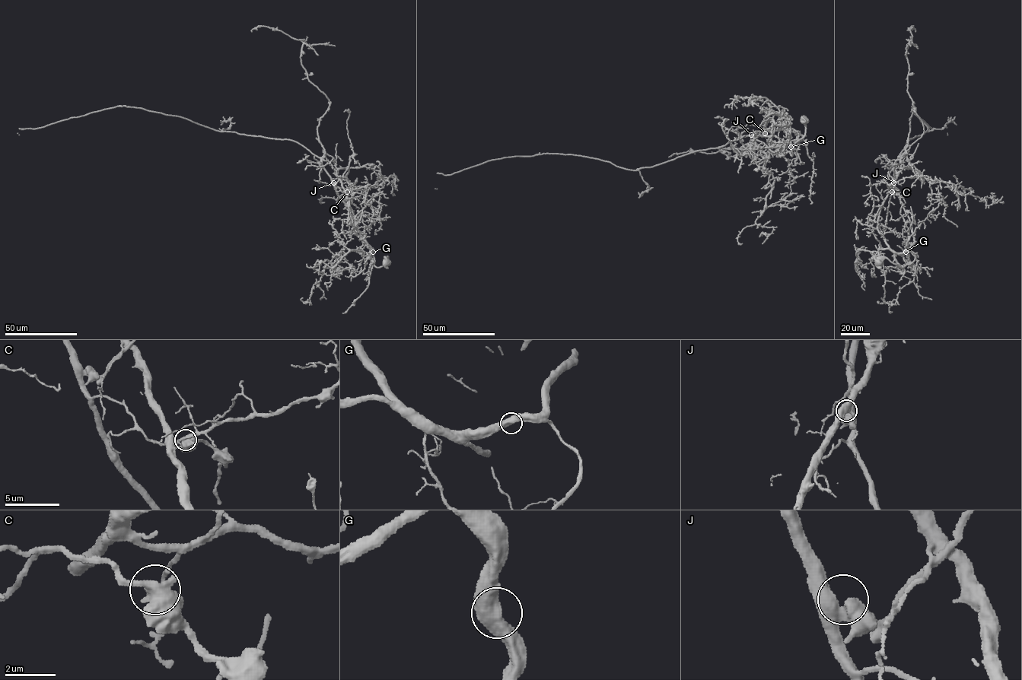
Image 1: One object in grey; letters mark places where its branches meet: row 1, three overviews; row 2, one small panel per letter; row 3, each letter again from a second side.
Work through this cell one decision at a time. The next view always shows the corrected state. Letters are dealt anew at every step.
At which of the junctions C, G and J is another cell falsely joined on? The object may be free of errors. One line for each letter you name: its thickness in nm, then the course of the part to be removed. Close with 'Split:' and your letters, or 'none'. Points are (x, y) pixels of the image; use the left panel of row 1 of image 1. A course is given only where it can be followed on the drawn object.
Split: none

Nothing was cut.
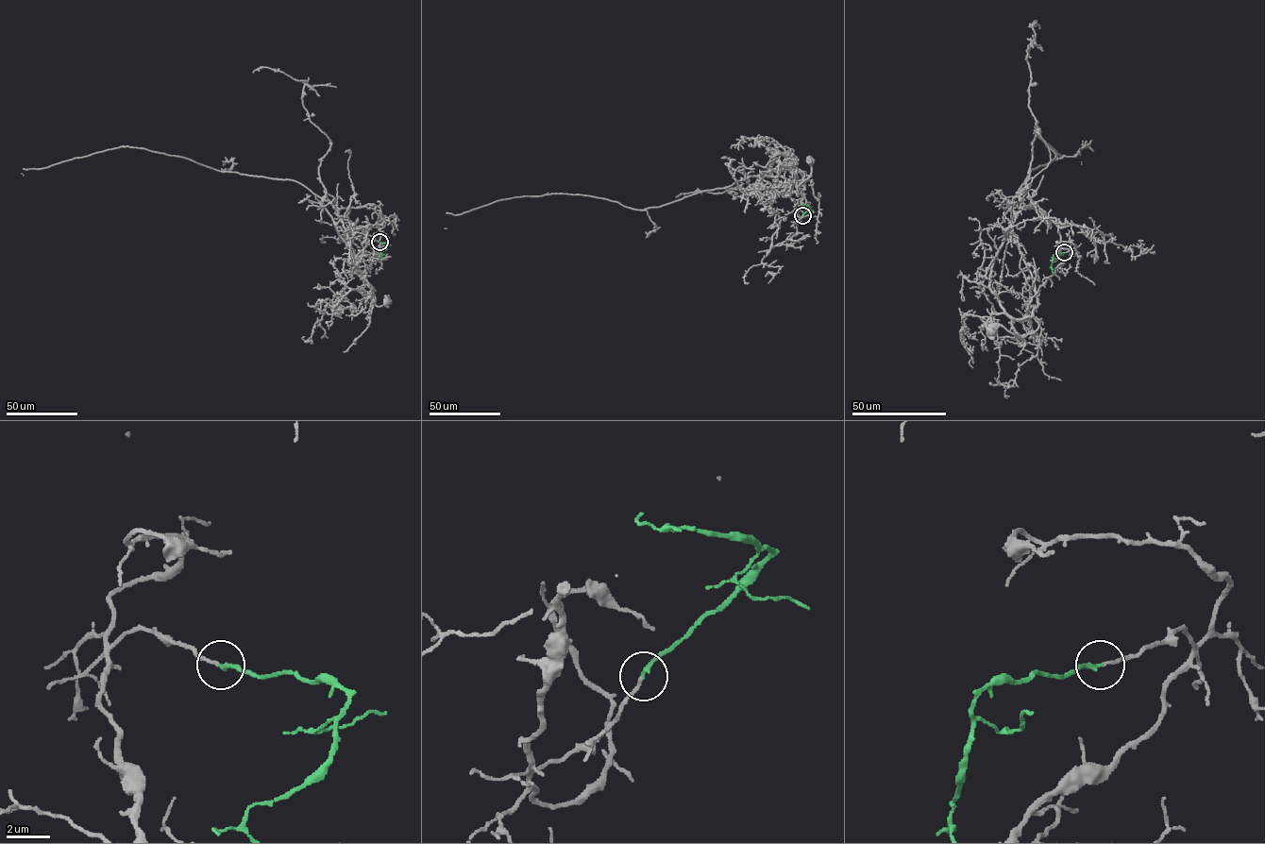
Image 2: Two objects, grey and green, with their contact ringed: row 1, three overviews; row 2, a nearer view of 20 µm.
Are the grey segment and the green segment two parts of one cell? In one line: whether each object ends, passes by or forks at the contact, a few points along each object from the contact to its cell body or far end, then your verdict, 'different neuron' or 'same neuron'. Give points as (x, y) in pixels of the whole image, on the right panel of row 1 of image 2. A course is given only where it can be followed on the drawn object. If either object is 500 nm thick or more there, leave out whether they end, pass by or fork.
grey ends | green ends | grey via (1064, 253), (1071, 252), (1039, 287), (1019, 320), (1033, 316), (1037, 329), (1021, 338), (1000, 325), (993, 330) | green via (1064, 253), (1054, 256), (1051, 265), (1054, 275) | same neuron

